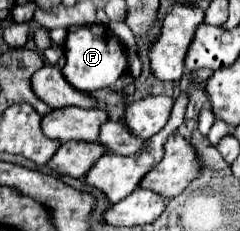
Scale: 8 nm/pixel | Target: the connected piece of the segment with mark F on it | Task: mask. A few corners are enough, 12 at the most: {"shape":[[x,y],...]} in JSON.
{"shape":[[104,25],[70,27],[62,75],[92,93],[126,71]]}

